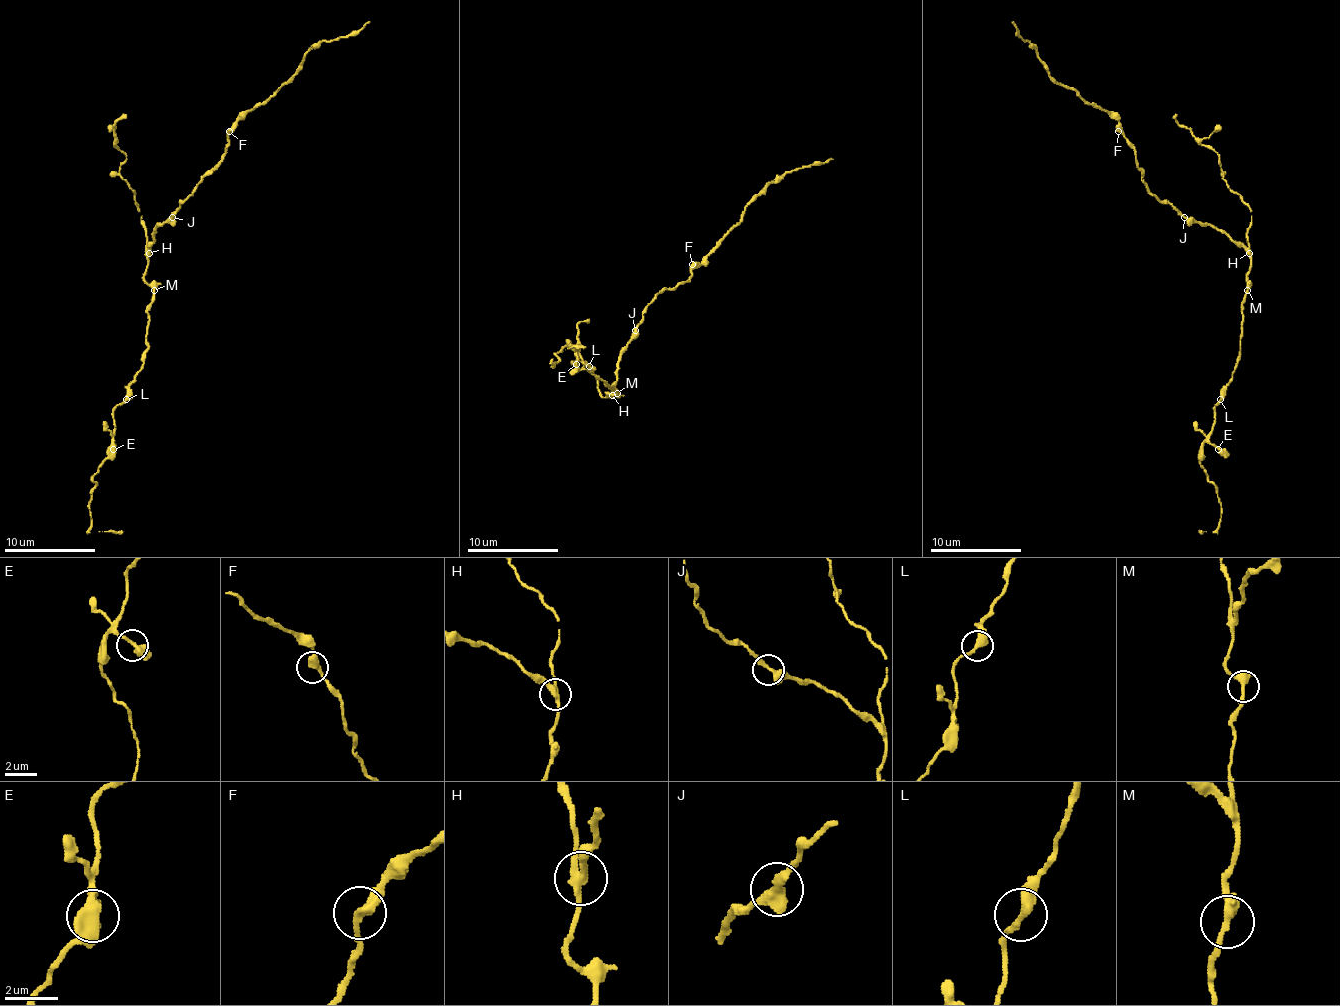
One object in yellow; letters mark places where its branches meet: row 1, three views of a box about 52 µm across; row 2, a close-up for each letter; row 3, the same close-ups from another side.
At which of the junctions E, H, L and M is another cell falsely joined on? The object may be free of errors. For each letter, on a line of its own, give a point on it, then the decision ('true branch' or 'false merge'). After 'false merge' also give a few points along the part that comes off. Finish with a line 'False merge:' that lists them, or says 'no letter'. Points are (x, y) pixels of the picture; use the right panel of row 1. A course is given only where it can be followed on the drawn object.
E: at (1218, 449); true branch
H: at (1249, 253); false merge; foreign part runs (1250, 254), (1211, 226), (1163, 204), (1147, 188), (1120, 124), (1075, 90), (1061, 86), (1013, 22)
L: at (1220, 399); true branch
M: at (1247, 290); true branch
False merge: H

